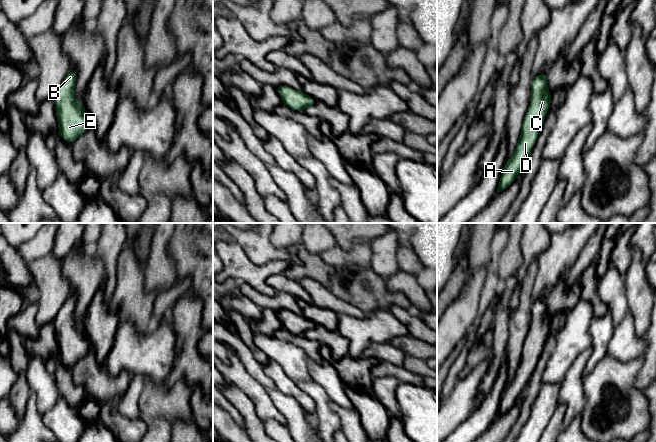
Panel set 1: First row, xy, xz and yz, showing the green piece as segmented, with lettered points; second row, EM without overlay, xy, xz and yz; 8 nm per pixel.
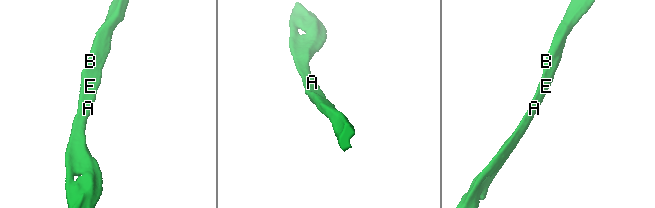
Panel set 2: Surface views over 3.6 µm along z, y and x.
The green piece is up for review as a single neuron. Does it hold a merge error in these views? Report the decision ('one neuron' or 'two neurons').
one neuron

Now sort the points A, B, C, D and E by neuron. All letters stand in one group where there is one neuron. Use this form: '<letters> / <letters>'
A B C D E

